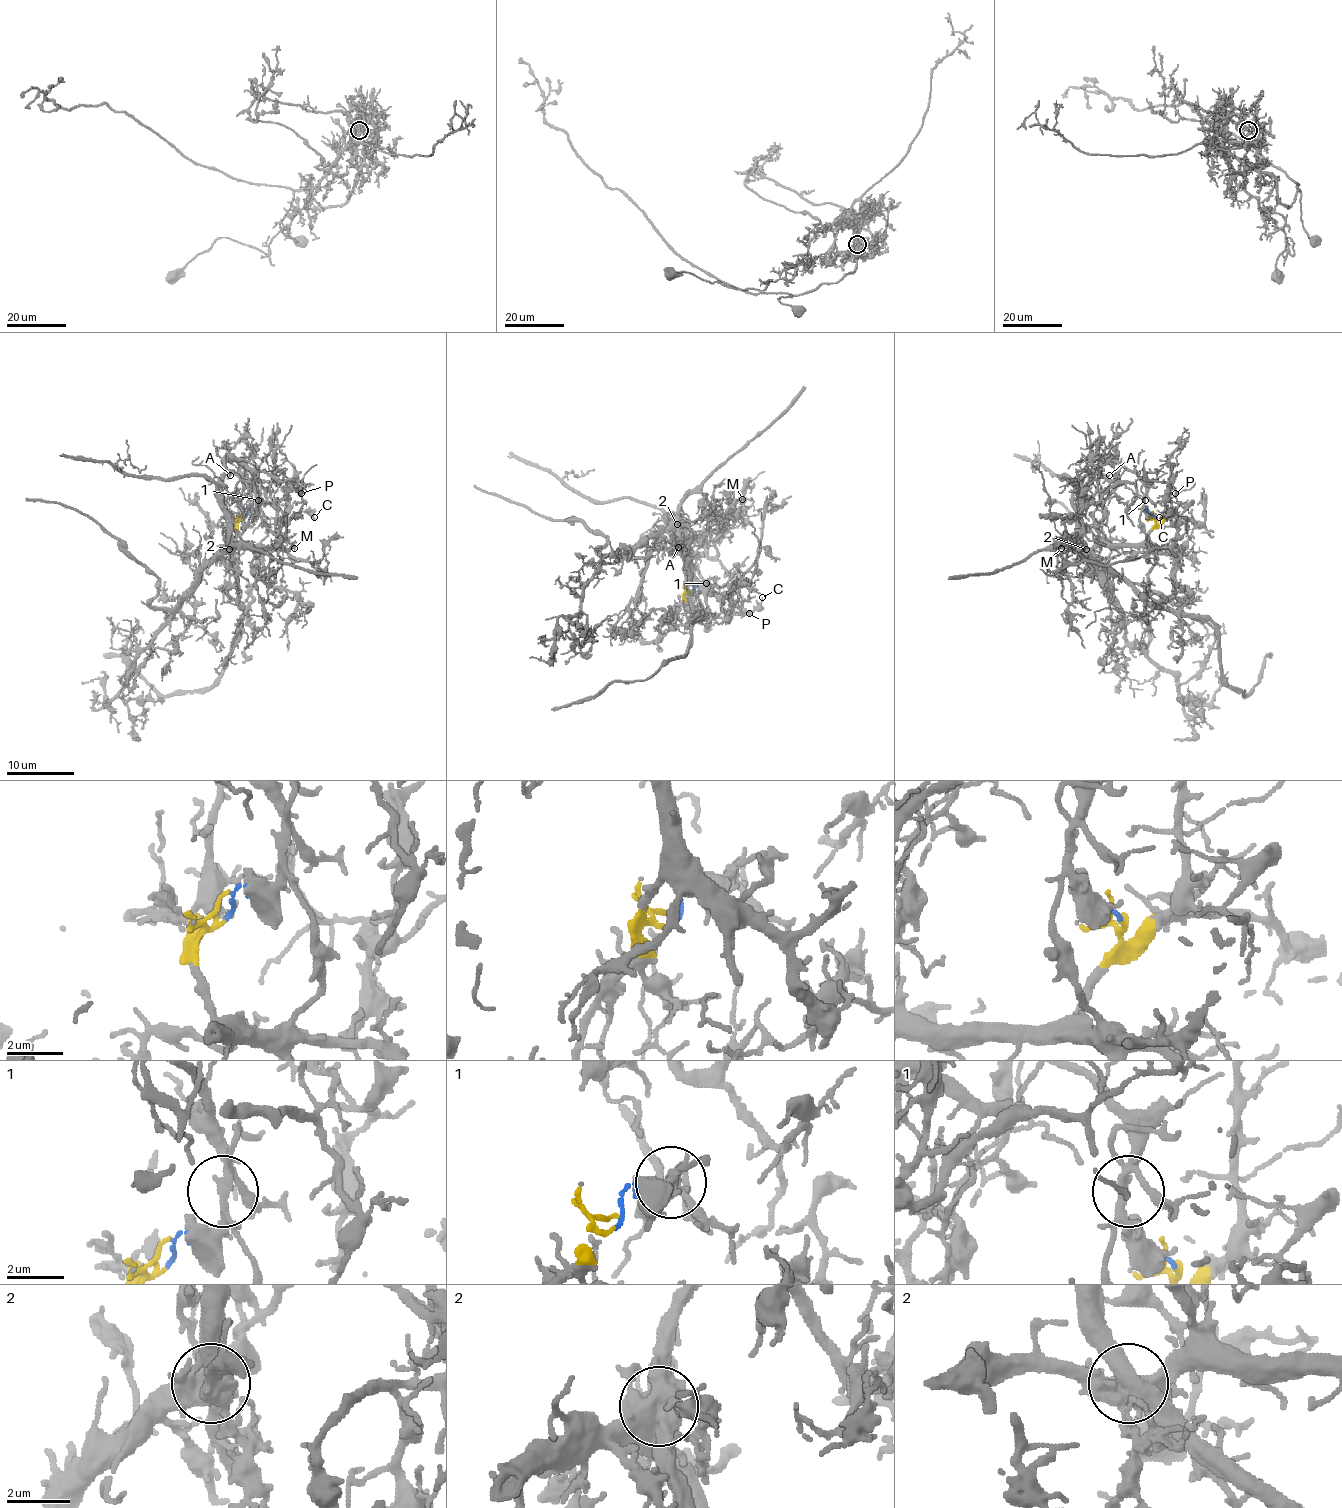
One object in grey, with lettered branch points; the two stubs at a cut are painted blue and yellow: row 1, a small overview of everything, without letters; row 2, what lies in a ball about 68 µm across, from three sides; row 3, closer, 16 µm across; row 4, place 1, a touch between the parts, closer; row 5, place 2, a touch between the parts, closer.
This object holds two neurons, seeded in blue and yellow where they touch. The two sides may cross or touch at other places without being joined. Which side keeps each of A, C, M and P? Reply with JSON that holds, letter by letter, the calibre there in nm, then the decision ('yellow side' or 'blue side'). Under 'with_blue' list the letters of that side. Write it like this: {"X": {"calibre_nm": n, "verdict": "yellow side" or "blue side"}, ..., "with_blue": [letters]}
{"A": {"calibre_nm": 130, "verdict": "blue side"}, "C": {"calibre_nm": 140, "verdict": "yellow side"}, "M": {"calibre_nm": 120, "verdict": "yellow side"}, "P": {"calibre_nm": 130, "verdict": "yellow side"}, "with_blue": ["A"]}

